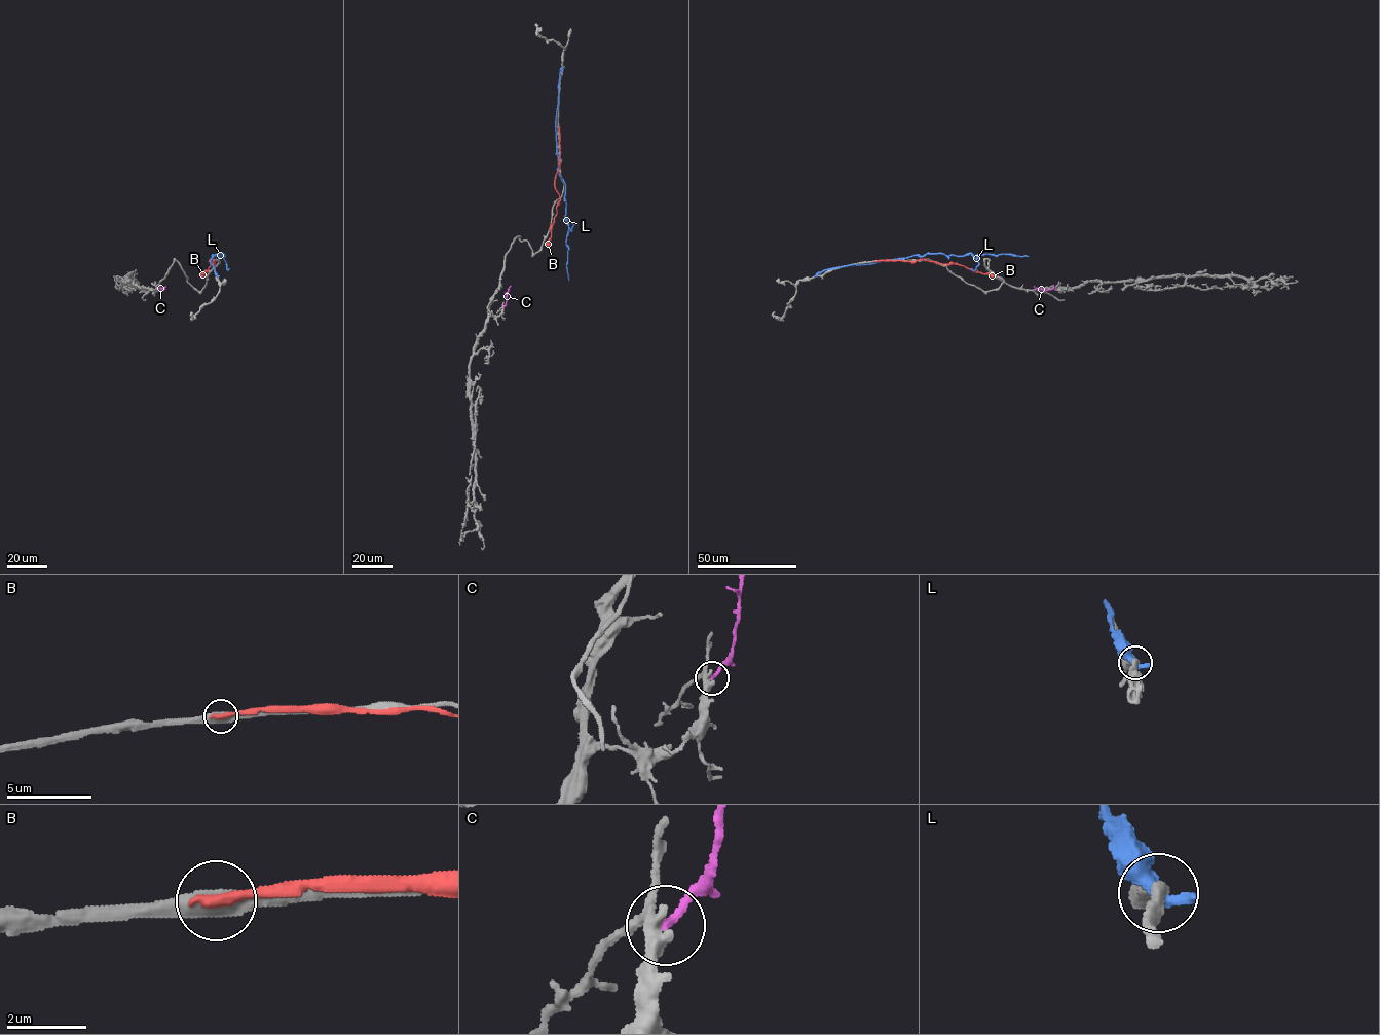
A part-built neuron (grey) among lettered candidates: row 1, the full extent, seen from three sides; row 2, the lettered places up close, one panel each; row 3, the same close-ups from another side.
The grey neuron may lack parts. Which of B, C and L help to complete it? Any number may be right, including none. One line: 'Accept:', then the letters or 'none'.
Accept: none

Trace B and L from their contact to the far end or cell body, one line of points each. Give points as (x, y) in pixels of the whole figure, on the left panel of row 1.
B: (214, 261), (209, 260), (214, 264), (211, 263), (203, 276)
L: (217, 275), (211, 261), (217, 254), (224, 256)

